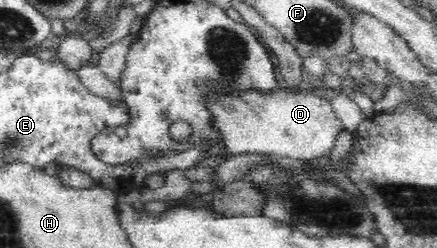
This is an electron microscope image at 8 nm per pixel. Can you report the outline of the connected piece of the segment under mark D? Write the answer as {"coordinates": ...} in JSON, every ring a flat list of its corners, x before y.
{"coordinates":[[281,84,272,95,264,95,252,89,252,91,244,91,238,95,224,95,224,97,214,93,210,99,213,103,209,109,225,140,224,149,219,153,219,157,223,157,223,160,234,155,260,153,308,162,318,161,322,157,328,157,334,151,338,135,344,130,342,122,334,116,331,102,318,96,314,90,291,93,291,91,286,91]]}

